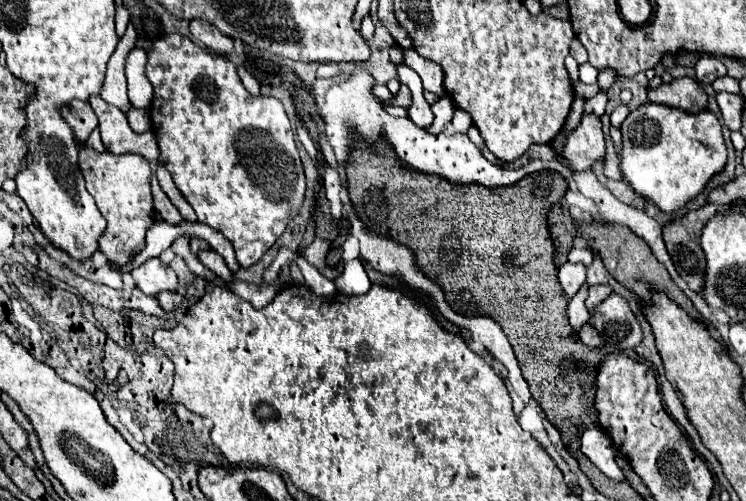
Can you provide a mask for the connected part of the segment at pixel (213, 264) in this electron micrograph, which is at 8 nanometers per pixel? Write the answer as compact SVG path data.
M202 250L202 252L198 254L198 258L200 258L200 262L202 262L206 268L210 268L212 272L216 272L216 274L218 274L220 278L224 278L226 282L234 278L234 274L230 272L230 268L224 264L224 258L220 258L216 252L212 252L212 250Z

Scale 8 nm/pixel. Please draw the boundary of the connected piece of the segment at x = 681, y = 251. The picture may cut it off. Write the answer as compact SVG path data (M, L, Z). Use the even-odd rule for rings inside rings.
M708 204L694 212L688 212L662 226L664 244L676 264L678 274L686 280L690 290L700 292L704 282L704 252L700 248L700 230L714 216L716 210L724 212L728 206Z

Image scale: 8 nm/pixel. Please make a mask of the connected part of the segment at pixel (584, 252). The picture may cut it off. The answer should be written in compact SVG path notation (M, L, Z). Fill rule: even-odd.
M572 248L568 254L568 260L588 266L588 264L592 264L592 252L588 248Z

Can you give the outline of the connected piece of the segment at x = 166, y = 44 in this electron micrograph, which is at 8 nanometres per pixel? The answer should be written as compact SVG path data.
M168 34L154 42L148 52L146 76L154 86L150 116L160 146L158 162L168 166L198 220L220 230L234 244L240 266L248 268L256 264L282 236L288 220L298 214L306 190L292 124L282 102L272 96L252 96L242 86L236 66L226 56L210 54L182 34Z

